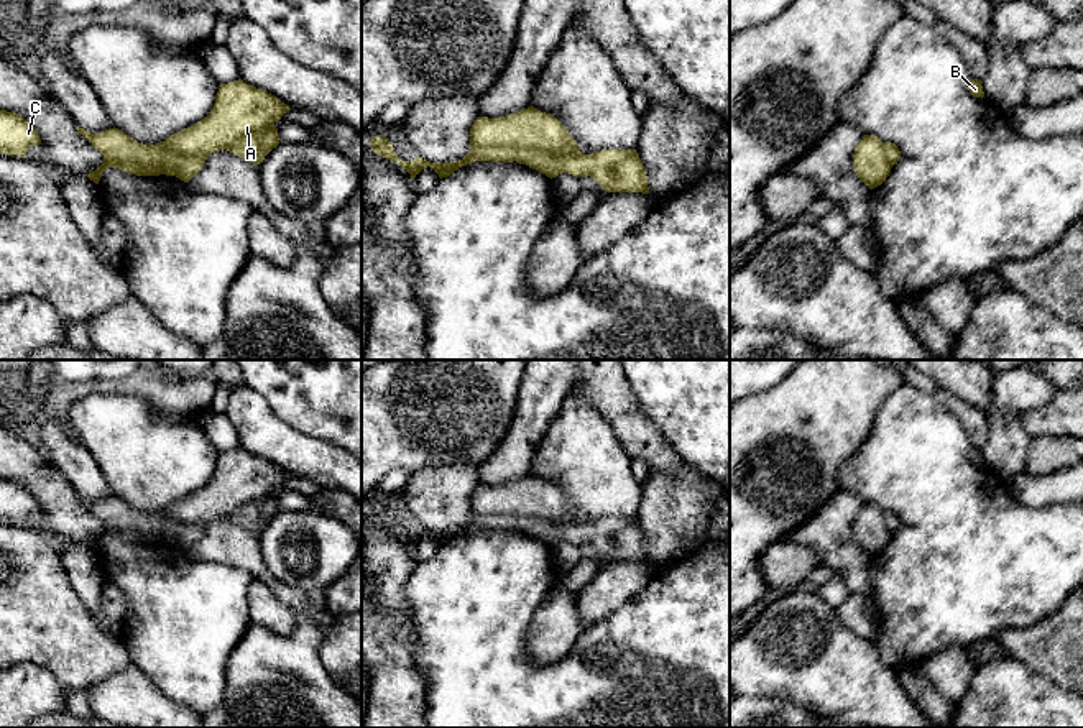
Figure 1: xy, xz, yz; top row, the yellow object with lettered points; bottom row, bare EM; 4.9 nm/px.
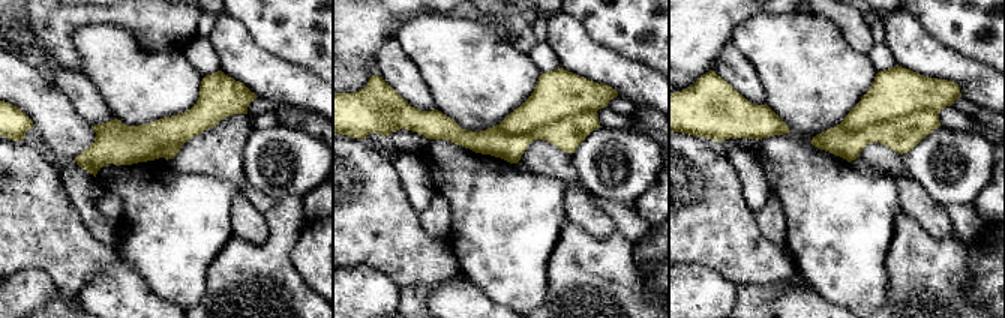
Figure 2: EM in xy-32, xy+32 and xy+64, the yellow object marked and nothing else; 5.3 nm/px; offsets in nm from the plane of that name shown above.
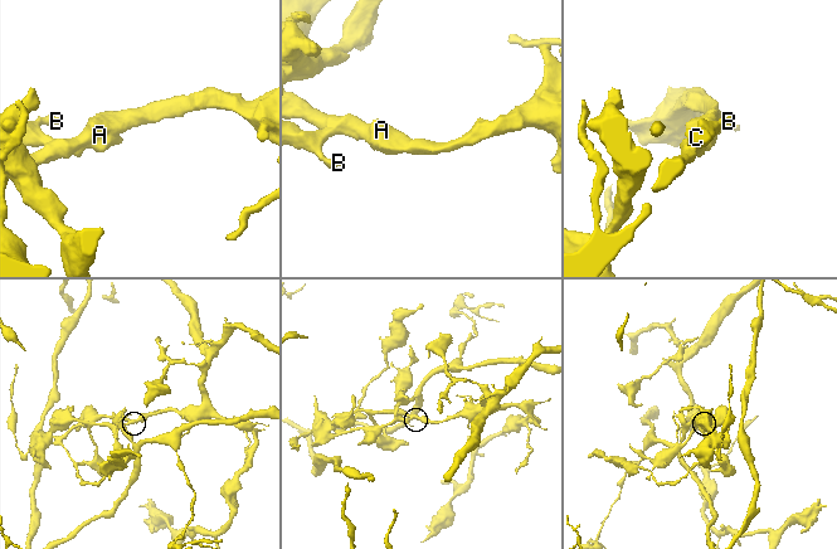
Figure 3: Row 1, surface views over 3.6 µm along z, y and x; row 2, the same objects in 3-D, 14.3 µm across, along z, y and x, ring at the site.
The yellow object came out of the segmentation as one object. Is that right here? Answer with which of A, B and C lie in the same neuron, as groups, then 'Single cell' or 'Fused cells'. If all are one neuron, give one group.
Groups: A / B C. Fused cells

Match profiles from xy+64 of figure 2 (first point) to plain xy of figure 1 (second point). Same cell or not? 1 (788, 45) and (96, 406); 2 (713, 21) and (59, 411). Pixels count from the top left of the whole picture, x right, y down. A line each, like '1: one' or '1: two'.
1: one
2: two

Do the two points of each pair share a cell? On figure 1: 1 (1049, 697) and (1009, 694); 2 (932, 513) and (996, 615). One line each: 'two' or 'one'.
1: one
2: one

